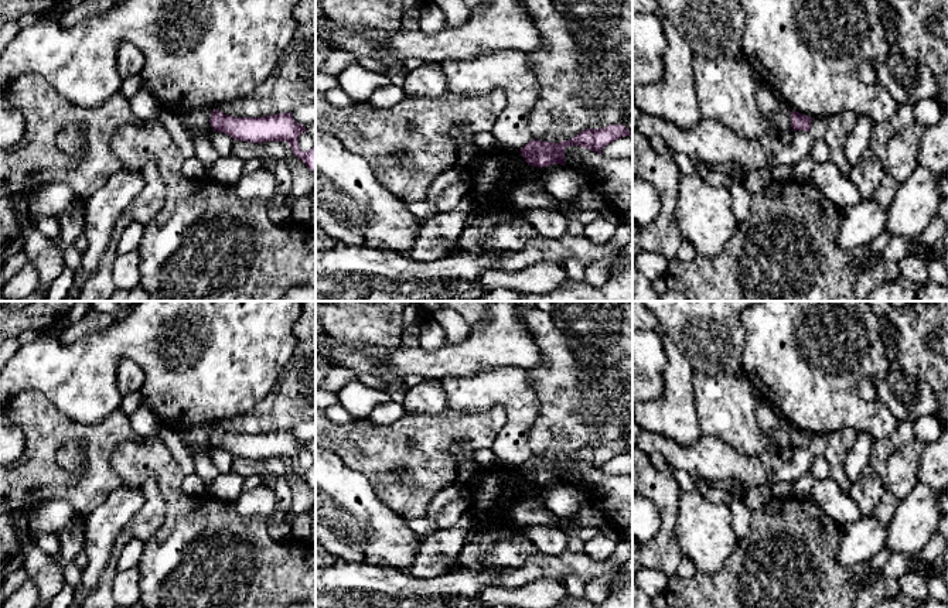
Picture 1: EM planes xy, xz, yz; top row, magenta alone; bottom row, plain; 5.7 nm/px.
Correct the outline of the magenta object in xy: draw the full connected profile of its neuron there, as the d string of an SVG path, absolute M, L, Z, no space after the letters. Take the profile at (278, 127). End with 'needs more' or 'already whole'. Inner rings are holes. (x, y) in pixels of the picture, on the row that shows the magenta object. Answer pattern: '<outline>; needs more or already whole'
M212 109L211 127L231 136L233 140L249 143L286 141L291 151L316 174L316 144L308 151L301 151L299 137L306 133L306 126L299 124L291 112L263 117L232 117Z; already whole

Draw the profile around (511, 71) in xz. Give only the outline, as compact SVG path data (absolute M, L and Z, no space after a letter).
M508 48L467 59L446 59L440 66L451 93L487 96L495 89L504 92L507 107L492 127L499 147L521 150L533 139L528 119L539 96L539 83L526 52Z

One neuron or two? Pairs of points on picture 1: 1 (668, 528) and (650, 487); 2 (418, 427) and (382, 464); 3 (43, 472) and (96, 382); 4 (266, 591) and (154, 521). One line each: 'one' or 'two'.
1: one
2: one
3: two
4: two

